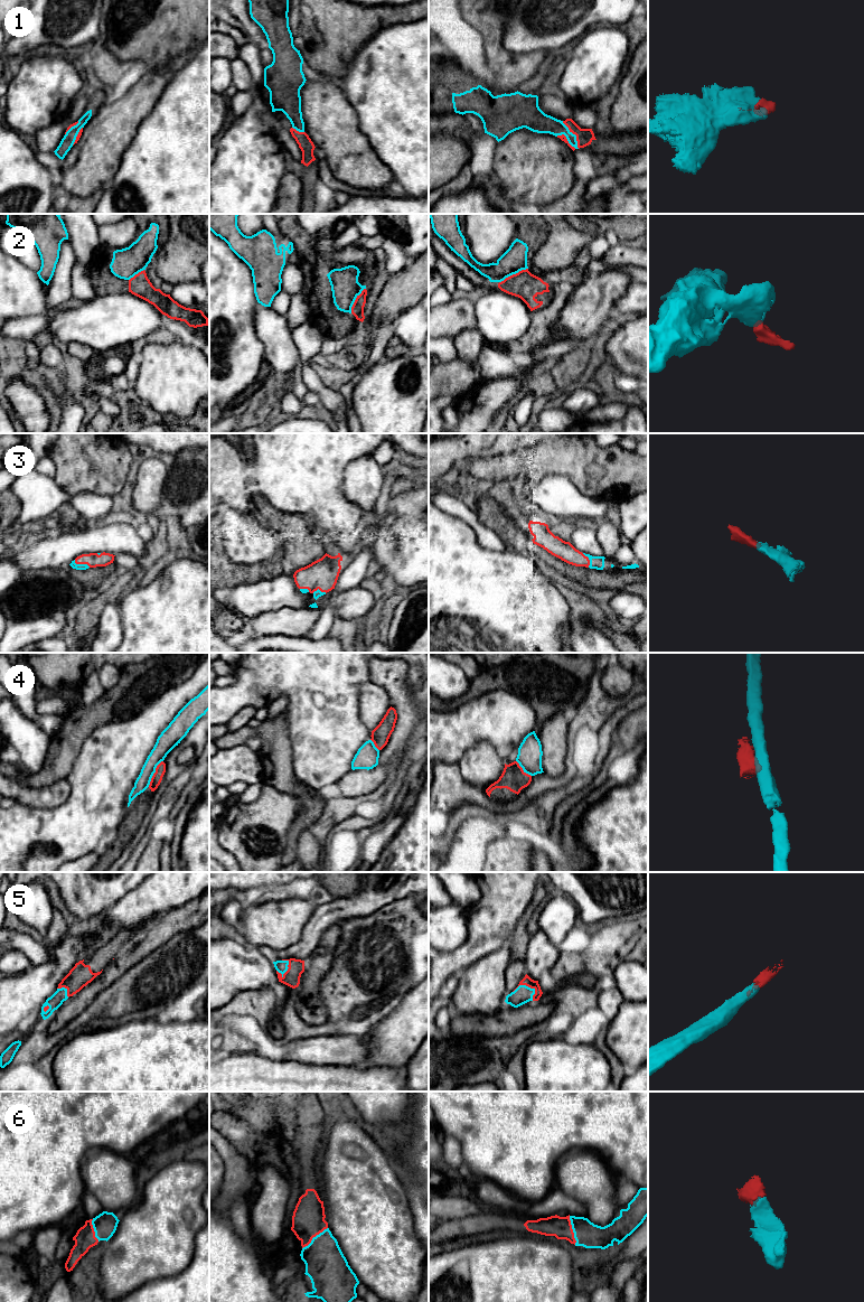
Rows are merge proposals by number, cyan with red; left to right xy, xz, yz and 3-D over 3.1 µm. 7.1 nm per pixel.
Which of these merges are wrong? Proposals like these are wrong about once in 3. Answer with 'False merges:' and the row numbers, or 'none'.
False merges: 2, 4

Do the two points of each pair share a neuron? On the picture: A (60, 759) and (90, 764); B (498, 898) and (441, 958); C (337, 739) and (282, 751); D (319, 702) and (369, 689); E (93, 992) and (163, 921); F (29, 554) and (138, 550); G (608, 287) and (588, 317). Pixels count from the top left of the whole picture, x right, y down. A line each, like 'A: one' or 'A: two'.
A: two
B: one
C: two
D: two
E: one
F: one
G: one

